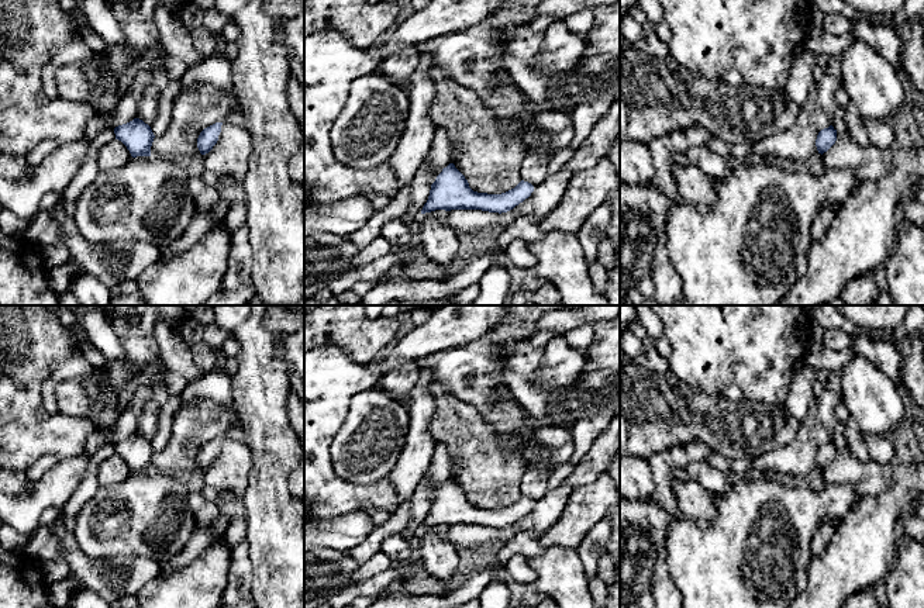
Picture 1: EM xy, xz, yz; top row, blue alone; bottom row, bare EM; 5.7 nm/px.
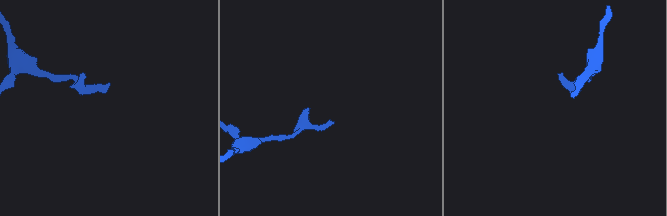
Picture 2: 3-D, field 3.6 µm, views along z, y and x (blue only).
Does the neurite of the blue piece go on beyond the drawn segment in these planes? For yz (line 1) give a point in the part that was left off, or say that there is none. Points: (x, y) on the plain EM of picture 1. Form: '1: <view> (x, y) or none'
1: none

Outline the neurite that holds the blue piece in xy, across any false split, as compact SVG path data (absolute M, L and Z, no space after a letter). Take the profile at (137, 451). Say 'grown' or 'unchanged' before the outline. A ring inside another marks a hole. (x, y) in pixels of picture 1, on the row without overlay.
unchanged; M139 433L114 443L116 455L121 456L132 473L151 471L154 448L148 439Z

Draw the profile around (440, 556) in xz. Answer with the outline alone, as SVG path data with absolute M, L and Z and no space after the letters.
M435 525L420 531L417 536L420 547L420 562L425 570L447 583L452 583L452 578L458 570L459 556L458 546L445 538L448 526Z

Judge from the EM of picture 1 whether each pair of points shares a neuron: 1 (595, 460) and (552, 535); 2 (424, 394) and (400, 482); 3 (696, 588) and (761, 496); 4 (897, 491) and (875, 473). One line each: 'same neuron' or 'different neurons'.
1: different neurons
2: same neuron
3: same neuron
4: different neurons

